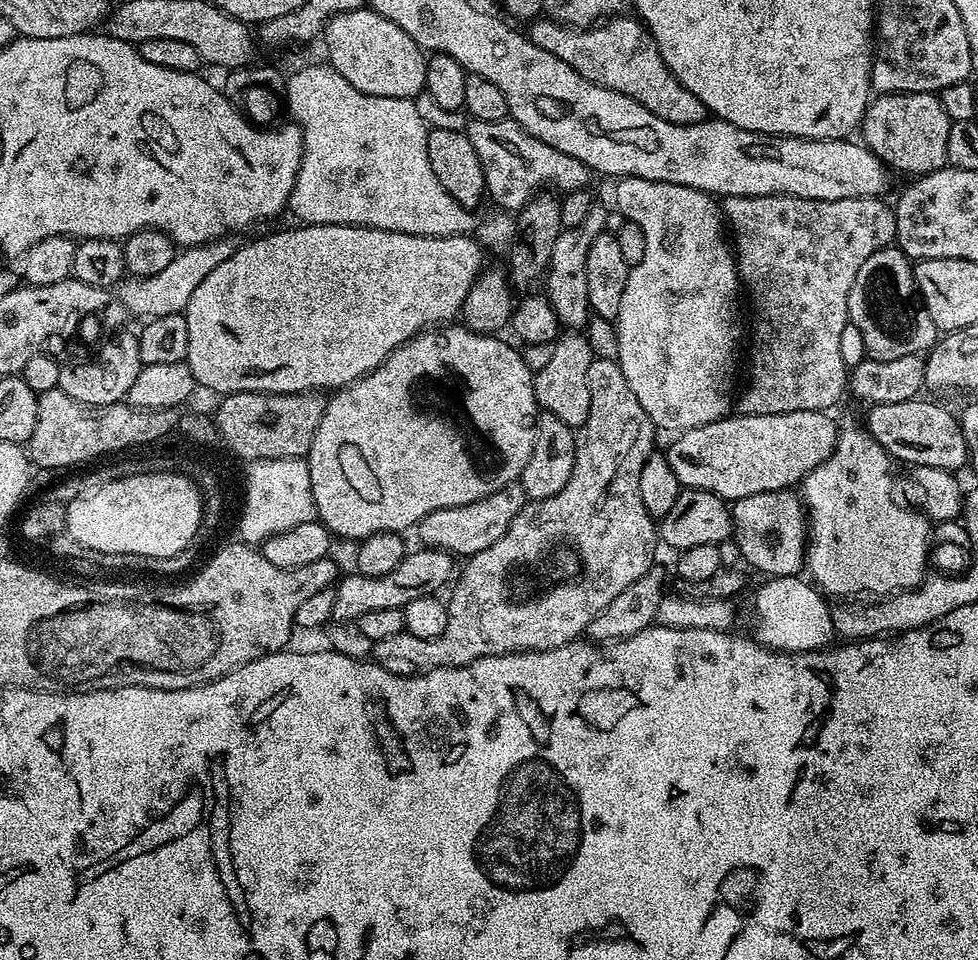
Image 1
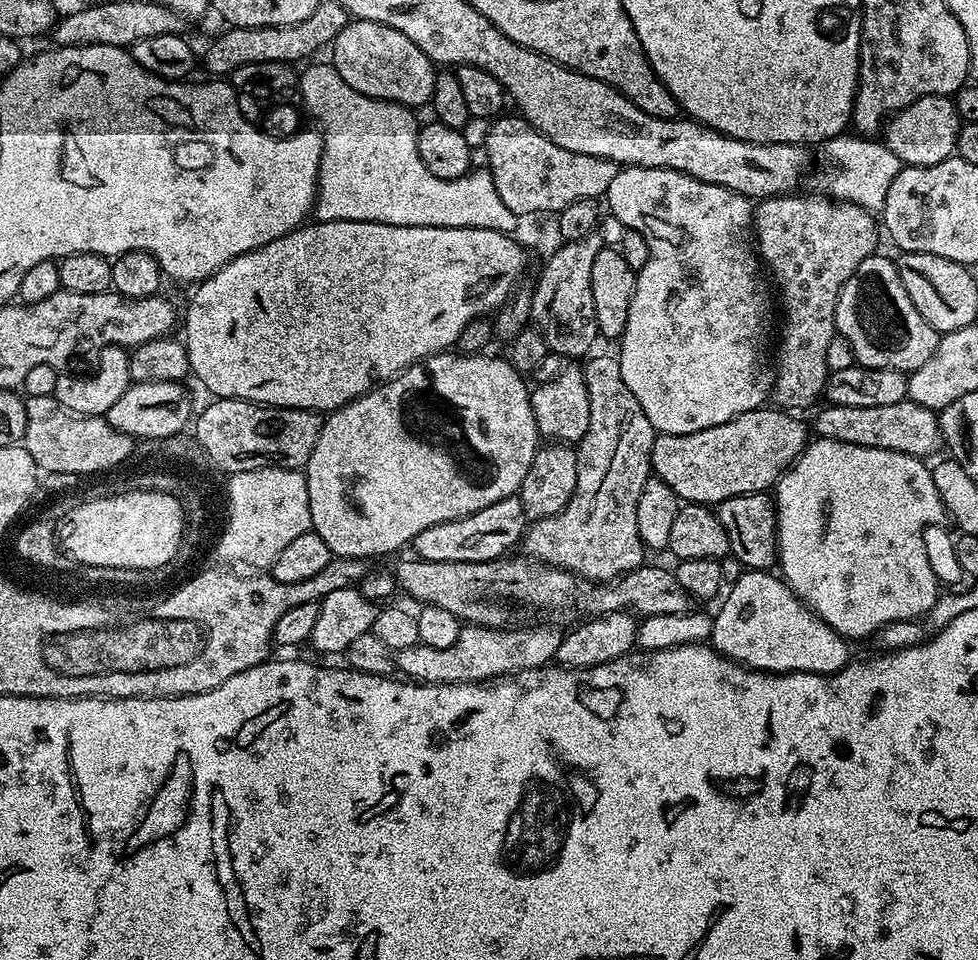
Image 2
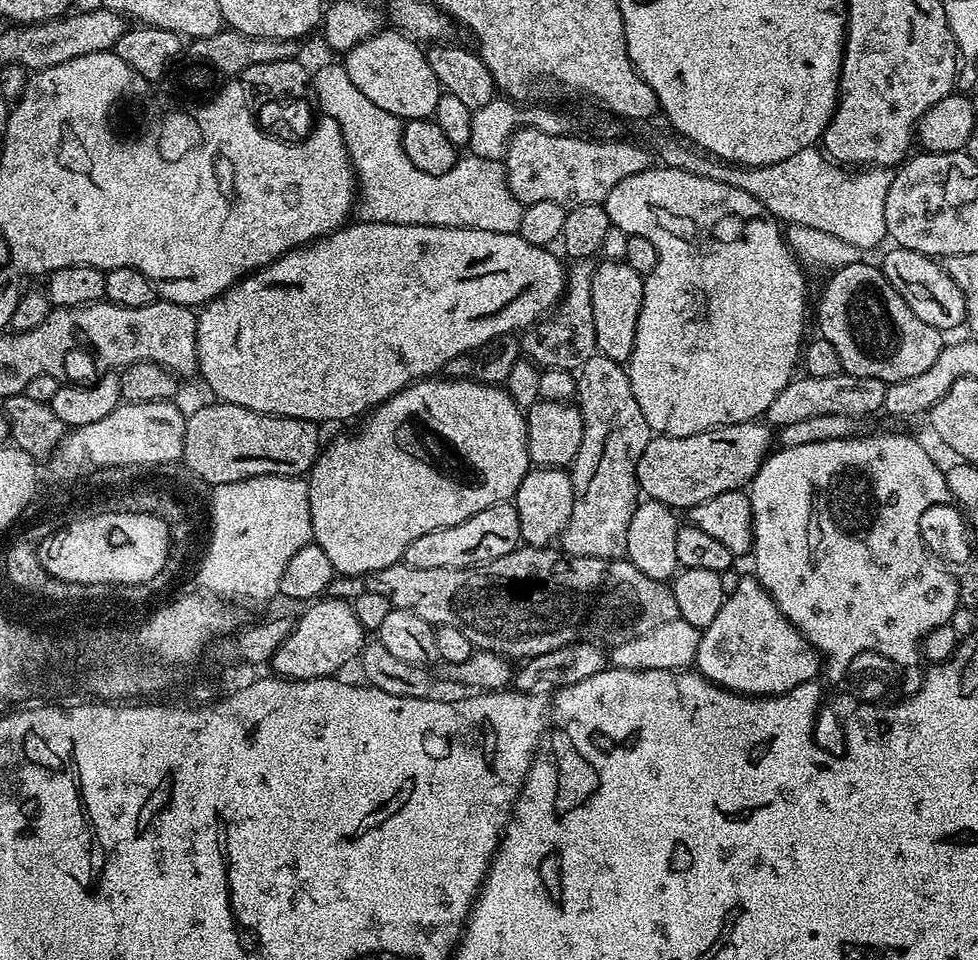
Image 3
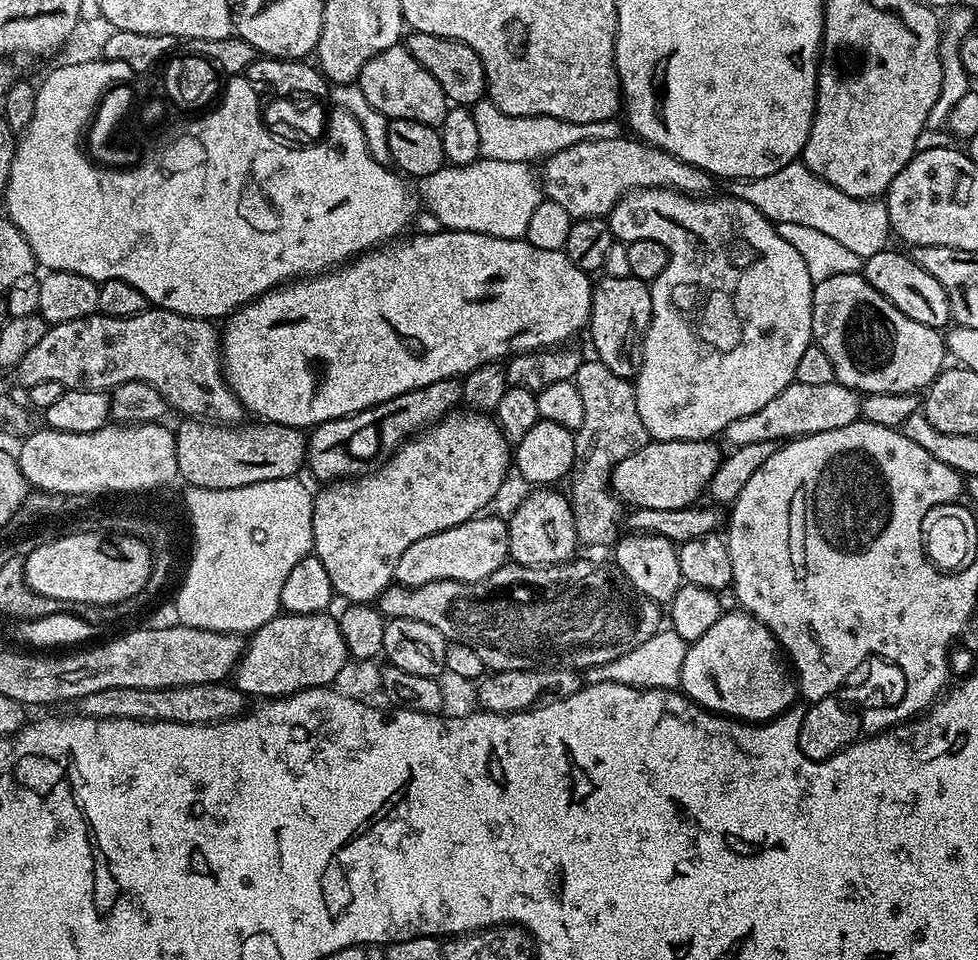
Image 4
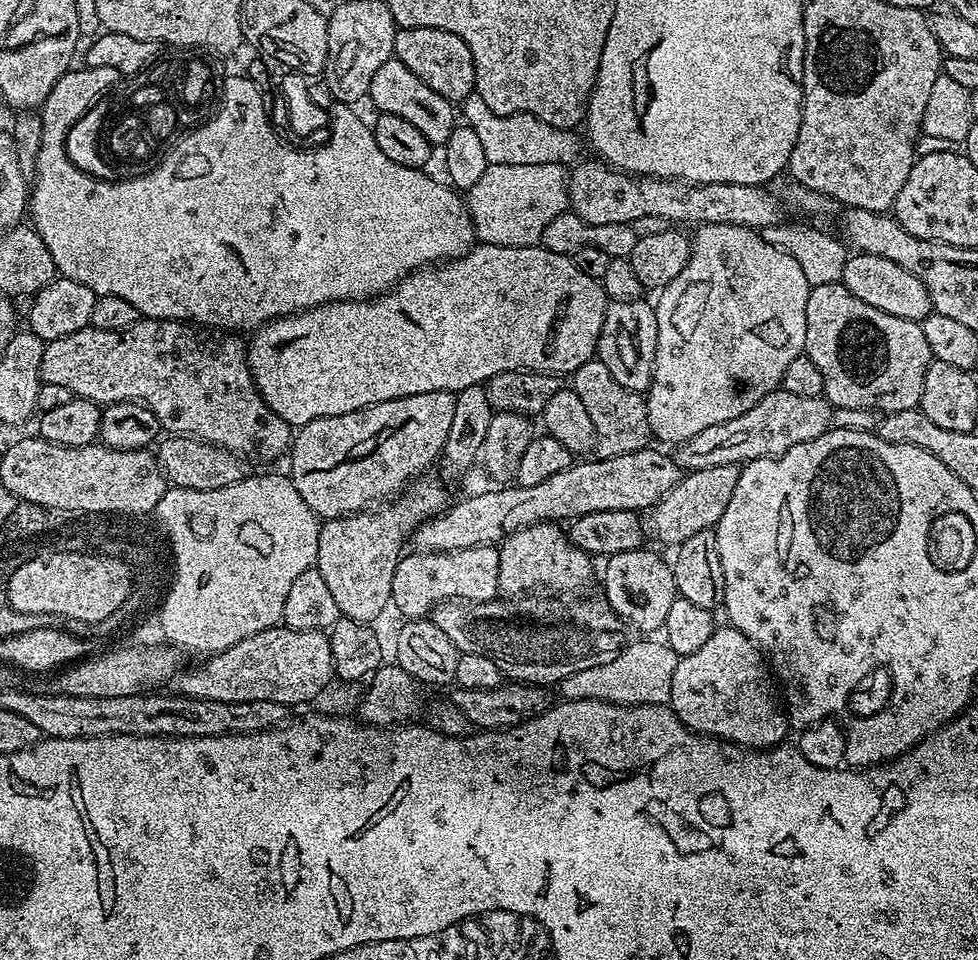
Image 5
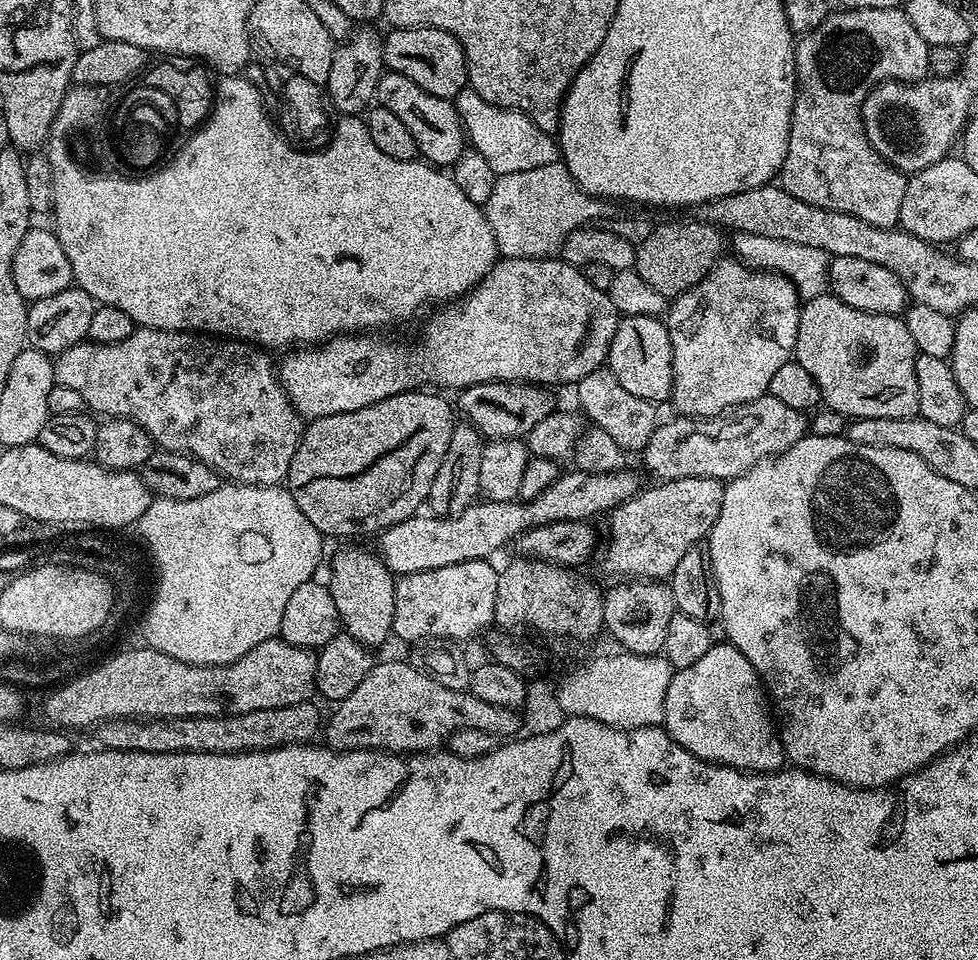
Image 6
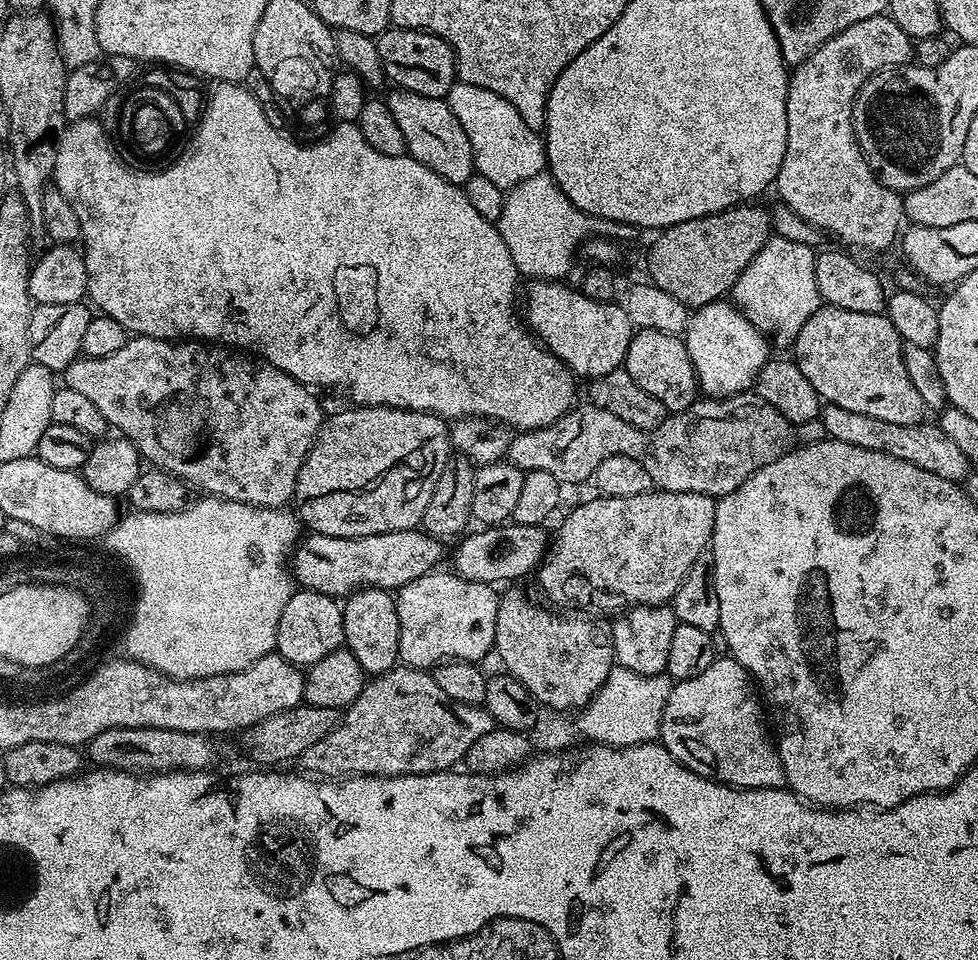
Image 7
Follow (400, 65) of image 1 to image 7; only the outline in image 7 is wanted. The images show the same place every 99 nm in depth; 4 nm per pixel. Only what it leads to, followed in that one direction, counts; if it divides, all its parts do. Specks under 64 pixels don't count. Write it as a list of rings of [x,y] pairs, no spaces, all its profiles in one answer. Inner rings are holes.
[[[392,90],[386,96],[386,103],[390,114],[394,114],[394,122],[398,122],[402,130],[402,138],[406,138],[407,155],[413,156],[451,184],[463,186],[473,176],[472,151],[466,130],[462,130],[458,118],[454,118],[447,99],[426,98],[422,94]]]

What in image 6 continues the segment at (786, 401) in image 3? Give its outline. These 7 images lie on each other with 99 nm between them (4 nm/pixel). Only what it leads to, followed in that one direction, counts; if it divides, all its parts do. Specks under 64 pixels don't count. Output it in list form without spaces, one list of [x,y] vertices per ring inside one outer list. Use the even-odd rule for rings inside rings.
[[[767,394],[723,415],[703,418],[677,415],[675,419],[665,424],[663,421],[656,427],[650,442],[642,449],[645,466],[660,482],[678,478],[733,480],[746,474],[746,470],[754,467],[759,460],[780,456],[790,450],[790,446],[801,440],[810,428],[805,413]]]

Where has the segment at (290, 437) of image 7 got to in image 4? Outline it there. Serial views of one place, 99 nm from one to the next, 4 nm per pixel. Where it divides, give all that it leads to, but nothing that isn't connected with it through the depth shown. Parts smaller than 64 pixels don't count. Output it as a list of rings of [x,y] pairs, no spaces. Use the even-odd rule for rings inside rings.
[[[149,306],[142,314],[131,316],[130,318],[114,318],[113,316],[94,315],[86,318],[78,318],[70,322],[62,322],[49,327],[48,333],[42,338],[42,342],[38,342],[27,352],[22,358],[22,362],[18,362],[14,369],[16,380],[21,384],[21,389],[28,389],[30,386],[38,386],[38,382],[62,382],[65,389],[70,388],[98,388],[101,390],[111,390],[120,384],[125,384],[131,380],[141,380],[150,386],[154,386],[154,390],[158,390],[158,394],[162,394],[162,398],[168,401],[169,409],[181,412],[184,418],[203,418],[209,422],[223,424],[225,426],[236,426],[245,419],[246,410],[240,405],[240,399],[232,393],[232,387],[228,385],[228,381],[224,379],[224,370],[222,367],[222,355],[220,348],[221,333],[218,331],[217,325],[210,320],[199,320],[193,316],[183,316],[182,314],[174,314],[165,308],[157,308]]]

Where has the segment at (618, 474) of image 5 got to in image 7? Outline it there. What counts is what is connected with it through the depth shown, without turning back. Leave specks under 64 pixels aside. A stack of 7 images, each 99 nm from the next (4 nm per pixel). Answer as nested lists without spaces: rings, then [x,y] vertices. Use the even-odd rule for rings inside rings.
[[[420,528],[394,530],[358,538],[334,538],[308,534],[291,553],[291,575],[301,589],[326,596],[347,598],[362,588],[398,590],[414,578],[422,578],[437,567],[445,545]]]

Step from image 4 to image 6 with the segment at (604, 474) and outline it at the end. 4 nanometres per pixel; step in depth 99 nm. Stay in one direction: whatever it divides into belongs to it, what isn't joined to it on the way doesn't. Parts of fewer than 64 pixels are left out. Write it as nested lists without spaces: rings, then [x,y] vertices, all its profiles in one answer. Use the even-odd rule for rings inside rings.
[[[607,366],[594,370],[594,374],[586,374],[586,378],[582,378],[575,385],[574,392],[584,407],[583,415],[588,415],[595,427],[606,430],[606,434],[610,434],[610,438],[614,438],[614,442],[618,442],[618,446],[622,446],[629,453],[639,453],[644,449],[658,427],[657,405],[646,398],[629,394]]]

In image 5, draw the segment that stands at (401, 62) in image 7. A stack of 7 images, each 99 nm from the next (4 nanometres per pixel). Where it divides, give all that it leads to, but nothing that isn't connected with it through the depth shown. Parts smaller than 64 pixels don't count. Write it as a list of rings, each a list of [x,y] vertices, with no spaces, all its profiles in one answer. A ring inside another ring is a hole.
[[[397,28],[393,50],[394,59],[422,78],[434,94],[442,94],[442,98],[453,102],[462,102],[475,93],[474,58],[470,54],[470,46],[466,46],[458,34],[437,28]]]

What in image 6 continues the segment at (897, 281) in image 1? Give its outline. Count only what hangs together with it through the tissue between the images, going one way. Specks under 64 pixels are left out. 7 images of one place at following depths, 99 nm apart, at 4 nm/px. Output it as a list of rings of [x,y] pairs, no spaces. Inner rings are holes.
[[[825,294],[812,300],[804,300],[798,318],[795,363],[810,373],[818,382],[820,399],[829,408],[846,418],[910,418],[919,413],[918,378],[914,338],[906,330],[900,316],[870,314],[866,310],[854,310],[837,296]]]

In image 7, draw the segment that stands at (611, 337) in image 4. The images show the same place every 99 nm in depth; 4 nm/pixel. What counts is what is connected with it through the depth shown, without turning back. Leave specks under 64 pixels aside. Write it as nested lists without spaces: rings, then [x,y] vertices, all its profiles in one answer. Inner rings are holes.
[[[641,328],[633,331],[622,368],[638,386],[642,386],[642,390],[646,390],[646,394],[654,394],[654,398],[658,398],[658,402],[662,402],[662,406],[669,413],[690,407],[698,398],[696,371],[679,335],[656,329]]]

